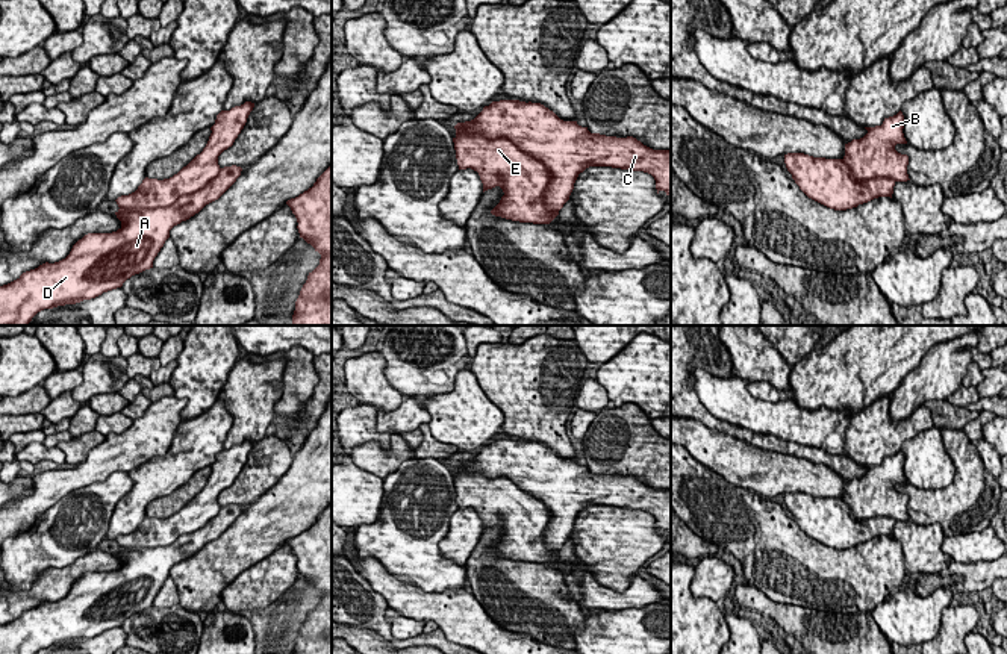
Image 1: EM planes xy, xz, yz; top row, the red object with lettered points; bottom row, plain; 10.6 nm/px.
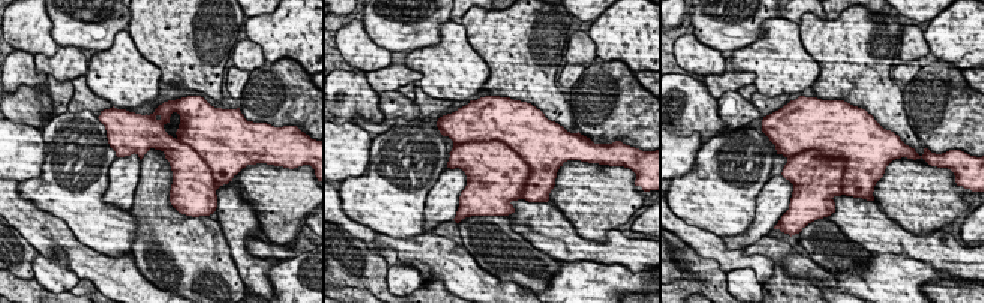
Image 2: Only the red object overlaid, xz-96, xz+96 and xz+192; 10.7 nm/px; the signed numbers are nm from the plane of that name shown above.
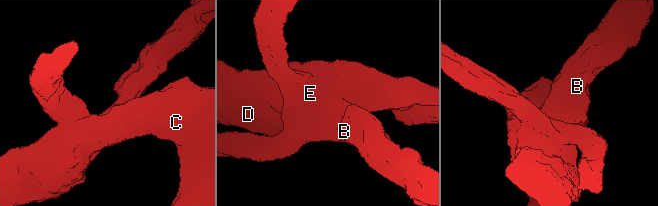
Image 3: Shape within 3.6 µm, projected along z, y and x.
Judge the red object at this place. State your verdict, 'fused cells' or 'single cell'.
fused cells

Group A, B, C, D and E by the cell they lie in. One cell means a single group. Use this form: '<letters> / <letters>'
A C D / B E

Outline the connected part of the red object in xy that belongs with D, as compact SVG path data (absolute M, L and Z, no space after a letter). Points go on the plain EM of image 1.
M236 504L224 506L204 527L167 547L118 548L121 566L117 571L88 572L65 598L45 601L0 625L0 654L36 654L121 627L132 615L153 607L170 569L218 539L241 510Z

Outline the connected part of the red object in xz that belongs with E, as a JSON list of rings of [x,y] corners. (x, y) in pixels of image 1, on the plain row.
[[[457,462],[454,468],[459,509],[477,510],[483,531],[495,525],[504,531],[491,550],[492,554],[533,563],[550,563],[559,554],[544,542],[551,513],[542,501],[522,492],[507,477],[489,478],[480,471],[466,471],[463,462]]]

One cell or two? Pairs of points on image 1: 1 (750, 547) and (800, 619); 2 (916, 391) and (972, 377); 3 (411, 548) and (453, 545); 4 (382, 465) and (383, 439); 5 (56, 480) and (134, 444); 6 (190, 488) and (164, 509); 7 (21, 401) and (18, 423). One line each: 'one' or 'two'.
1: two
2: two
3: two
4: two
5: one
6: one
7: two

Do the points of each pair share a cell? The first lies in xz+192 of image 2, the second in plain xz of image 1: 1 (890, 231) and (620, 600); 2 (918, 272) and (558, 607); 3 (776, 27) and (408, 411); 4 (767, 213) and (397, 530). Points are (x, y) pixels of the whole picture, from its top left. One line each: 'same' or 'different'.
1: same
2: different
3: different
4: different

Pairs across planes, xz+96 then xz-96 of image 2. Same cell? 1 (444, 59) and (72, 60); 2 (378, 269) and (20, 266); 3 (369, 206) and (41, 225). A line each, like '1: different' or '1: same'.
1: different
2: same
3: different

